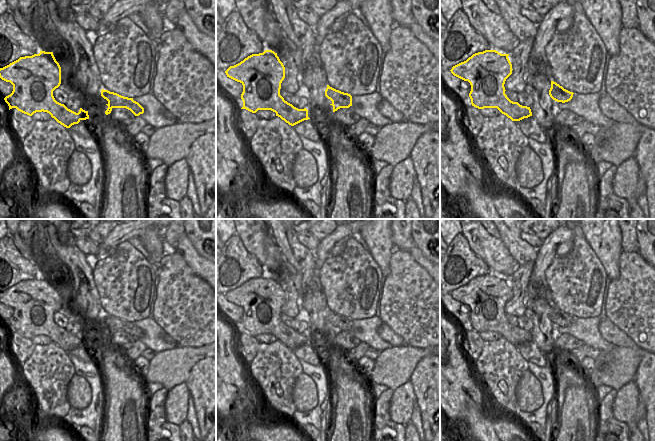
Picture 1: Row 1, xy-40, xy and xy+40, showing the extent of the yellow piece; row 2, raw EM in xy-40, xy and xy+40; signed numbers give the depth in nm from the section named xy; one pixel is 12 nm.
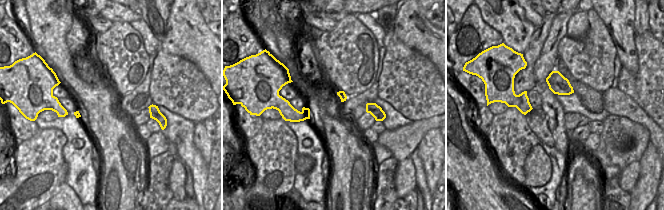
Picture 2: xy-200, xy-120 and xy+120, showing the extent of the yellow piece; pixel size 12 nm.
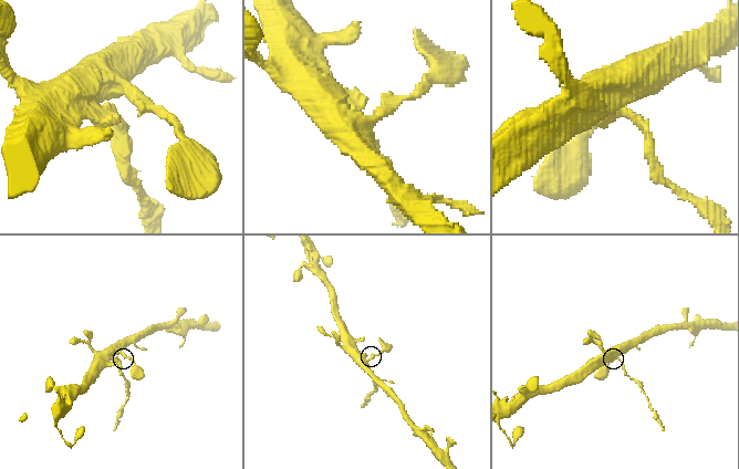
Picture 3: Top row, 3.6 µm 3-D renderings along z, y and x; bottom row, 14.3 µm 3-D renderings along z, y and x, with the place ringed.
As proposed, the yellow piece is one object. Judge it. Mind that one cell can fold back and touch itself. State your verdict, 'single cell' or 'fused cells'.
fused cells

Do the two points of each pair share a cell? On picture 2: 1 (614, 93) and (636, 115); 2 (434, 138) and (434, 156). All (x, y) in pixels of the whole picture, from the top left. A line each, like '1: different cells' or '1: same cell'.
1: same cell
2: same cell

